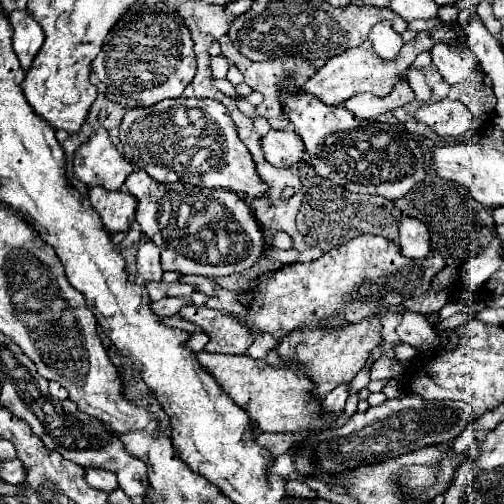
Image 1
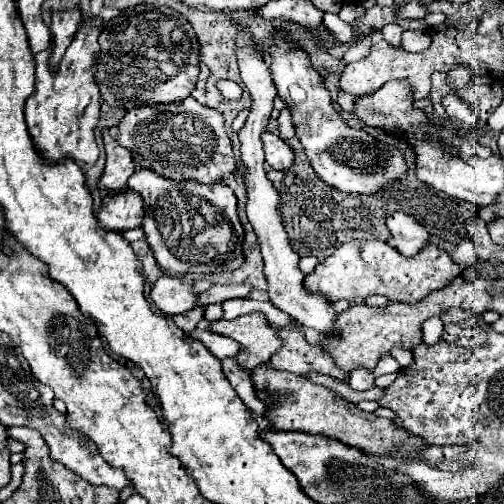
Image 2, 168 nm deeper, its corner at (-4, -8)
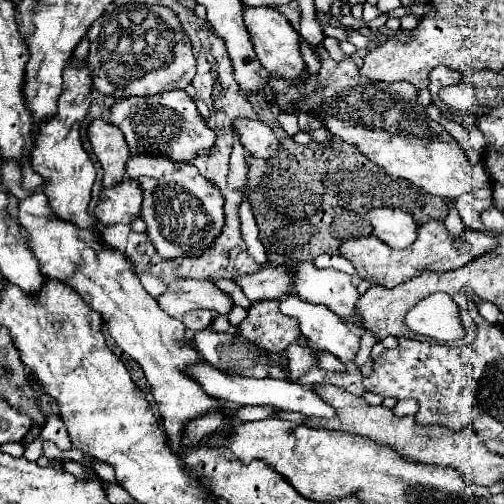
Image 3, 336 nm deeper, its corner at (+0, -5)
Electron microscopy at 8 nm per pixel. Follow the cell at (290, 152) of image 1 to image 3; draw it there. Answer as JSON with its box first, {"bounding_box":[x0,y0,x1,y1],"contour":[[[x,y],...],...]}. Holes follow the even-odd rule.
{"bounding_box":[233,119,279,159],"contour":[[[239,119],[233,123],[235,133],[239,135],[241,143],[253,157],[271,159],[279,153],[279,141],[273,133],[273,129],[261,121],[251,119]]]}

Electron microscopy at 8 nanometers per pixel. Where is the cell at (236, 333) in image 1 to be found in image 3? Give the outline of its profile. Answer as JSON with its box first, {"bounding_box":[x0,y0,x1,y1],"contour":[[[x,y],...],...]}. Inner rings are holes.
{"bounding_box":[235,299,301,355],"contour":[[[275,299],[253,303],[247,317],[235,327],[235,331],[239,337],[257,345],[269,355],[283,353],[301,335],[297,321],[281,315]]]}

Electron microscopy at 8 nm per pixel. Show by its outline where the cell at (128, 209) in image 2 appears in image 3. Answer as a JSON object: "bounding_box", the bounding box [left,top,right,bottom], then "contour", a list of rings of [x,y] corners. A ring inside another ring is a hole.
{"bounding_box":[95,179,141,225],"contour":[[[125,179],[113,189],[103,189],[99,205],[95,207],[95,217],[101,225],[133,223],[141,211],[141,187],[137,181]]]}

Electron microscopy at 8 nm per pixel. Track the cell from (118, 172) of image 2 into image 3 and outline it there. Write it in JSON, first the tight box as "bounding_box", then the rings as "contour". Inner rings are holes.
{"bounding_box":[89,119,129,187],"contour":[[[95,119],[89,125],[89,139],[93,153],[97,155],[105,177],[103,187],[115,187],[125,179],[125,165],[129,159],[129,147],[123,133],[103,119]]]}

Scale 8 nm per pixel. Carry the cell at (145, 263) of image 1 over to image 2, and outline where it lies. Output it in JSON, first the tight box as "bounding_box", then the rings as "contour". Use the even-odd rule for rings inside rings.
{"bounding_box":[151,278,201,316],"contour":[[[159,278],[151,288],[151,298],[155,306],[169,316],[201,306],[197,302],[197,294],[193,292],[193,284],[181,278]]]}

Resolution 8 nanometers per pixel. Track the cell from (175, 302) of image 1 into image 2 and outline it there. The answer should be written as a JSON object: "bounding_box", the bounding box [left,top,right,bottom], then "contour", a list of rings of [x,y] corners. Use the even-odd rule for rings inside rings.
{"bounding_box":[173,308,203,332],"contour":[[[193,308],[191,312],[185,312],[185,314],[177,314],[173,316],[175,324],[183,330],[183,332],[191,332],[193,328],[197,328],[197,324],[203,320],[203,308]]]}

